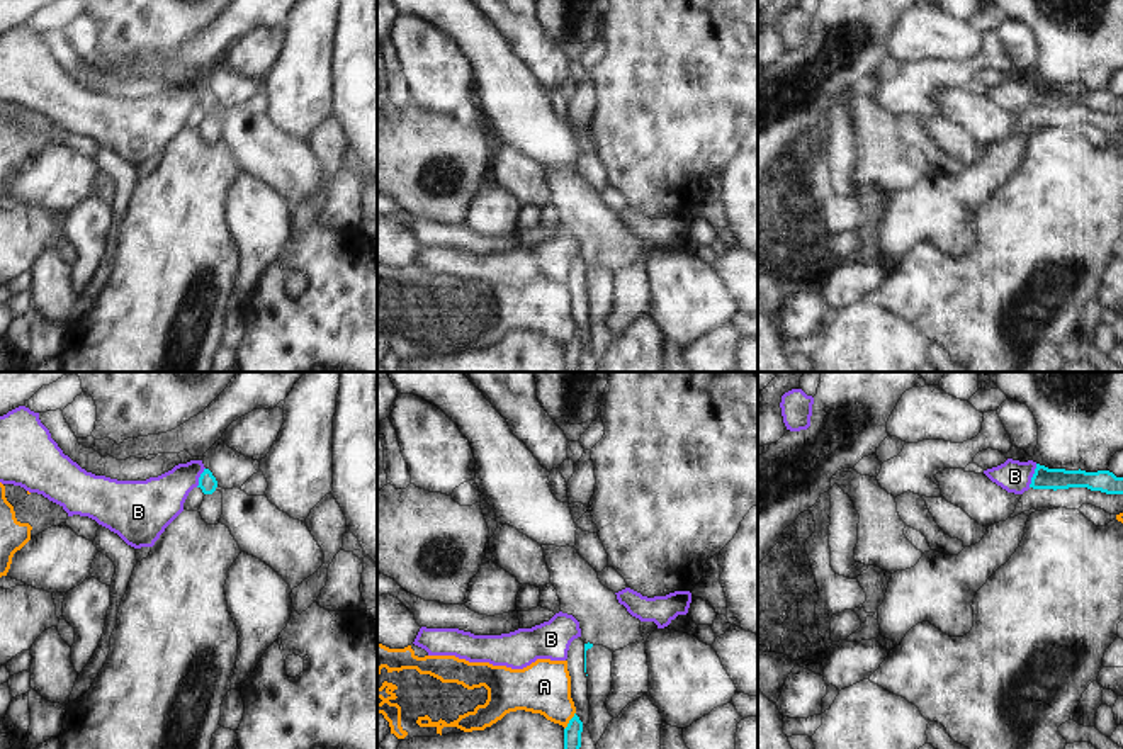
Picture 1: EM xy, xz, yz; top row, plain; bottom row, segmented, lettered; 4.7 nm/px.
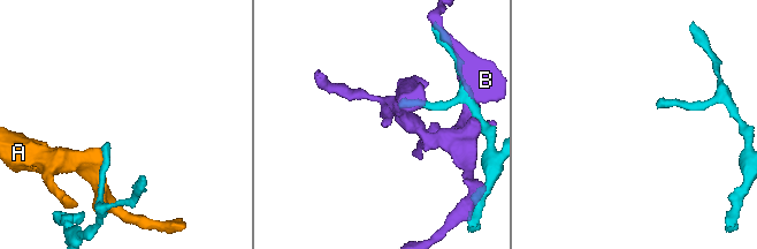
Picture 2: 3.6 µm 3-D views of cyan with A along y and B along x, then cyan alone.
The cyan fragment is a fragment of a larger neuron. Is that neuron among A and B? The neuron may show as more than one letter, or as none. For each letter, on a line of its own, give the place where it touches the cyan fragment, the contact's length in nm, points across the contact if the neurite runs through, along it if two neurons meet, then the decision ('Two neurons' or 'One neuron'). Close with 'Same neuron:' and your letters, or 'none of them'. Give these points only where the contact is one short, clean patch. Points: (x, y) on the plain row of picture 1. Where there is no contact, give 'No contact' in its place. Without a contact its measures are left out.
A: Touches cyan at xz (569, 340). Shared border 100 nm. Two neurons
B: Touches cyan at yz (1033, 95). Shared border 120 nm. Two neurons
Same neuron: none of them.

